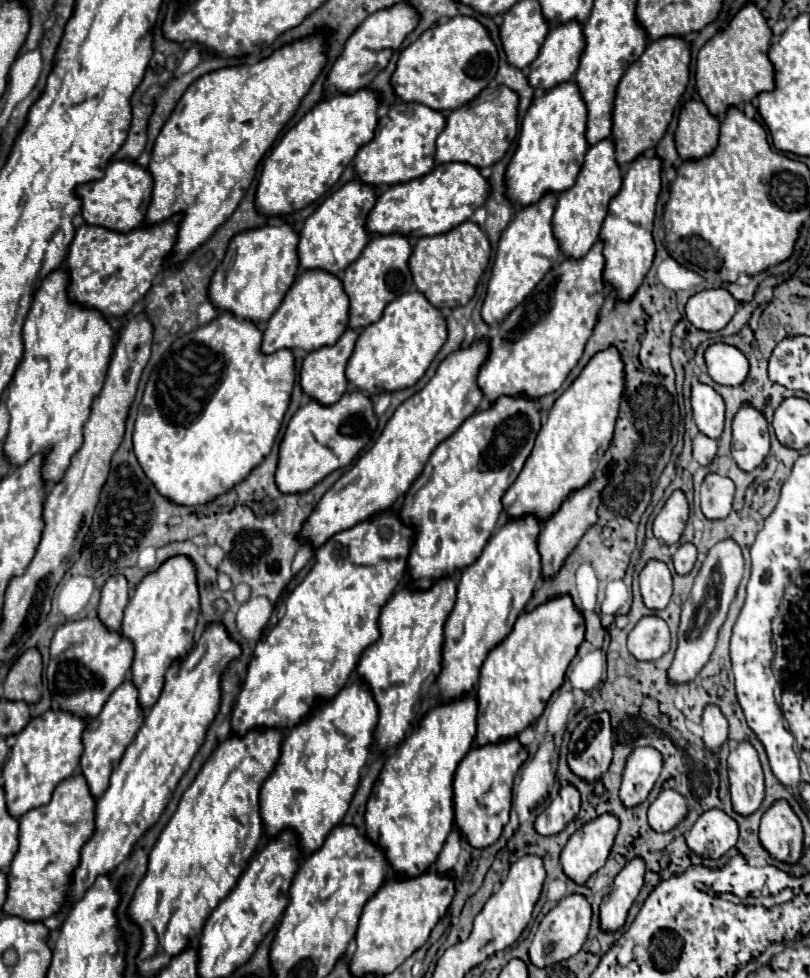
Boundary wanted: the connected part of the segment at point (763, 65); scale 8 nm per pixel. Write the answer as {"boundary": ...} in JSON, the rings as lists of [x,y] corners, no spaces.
{"boundary":[[[747,4],[725,30],[717,32],[697,56],[697,92],[709,112],[717,118],[725,116],[731,106],[741,106],[751,102],[761,92],[771,92],[775,88],[775,70],[771,60],[767,58],[769,52],[771,30],[761,16],[761,12]]]}

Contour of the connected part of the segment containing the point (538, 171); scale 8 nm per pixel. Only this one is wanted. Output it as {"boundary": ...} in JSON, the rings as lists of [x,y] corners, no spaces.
{"boundary":[[[575,80],[563,82],[543,92],[543,96],[537,96],[523,118],[519,144],[507,168],[507,196],[513,202],[529,206],[545,192],[563,192],[571,188],[589,148],[585,132],[587,106]]]}

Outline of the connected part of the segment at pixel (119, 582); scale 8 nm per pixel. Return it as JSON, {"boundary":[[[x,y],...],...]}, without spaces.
{"boundary":[[[123,574],[111,576],[101,588],[99,618],[109,630],[119,630],[123,620],[123,610],[129,602],[129,582]]]}

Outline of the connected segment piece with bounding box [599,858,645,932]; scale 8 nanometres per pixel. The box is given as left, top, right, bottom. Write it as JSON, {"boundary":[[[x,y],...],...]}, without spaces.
{"boundary":[[[639,858],[631,860],[617,874],[611,892],[601,902],[599,920],[601,920],[603,932],[615,932],[625,924],[629,908],[633,906],[633,902],[639,896],[639,890],[643,886],[643,874],[645,874],[645,864]]]}

